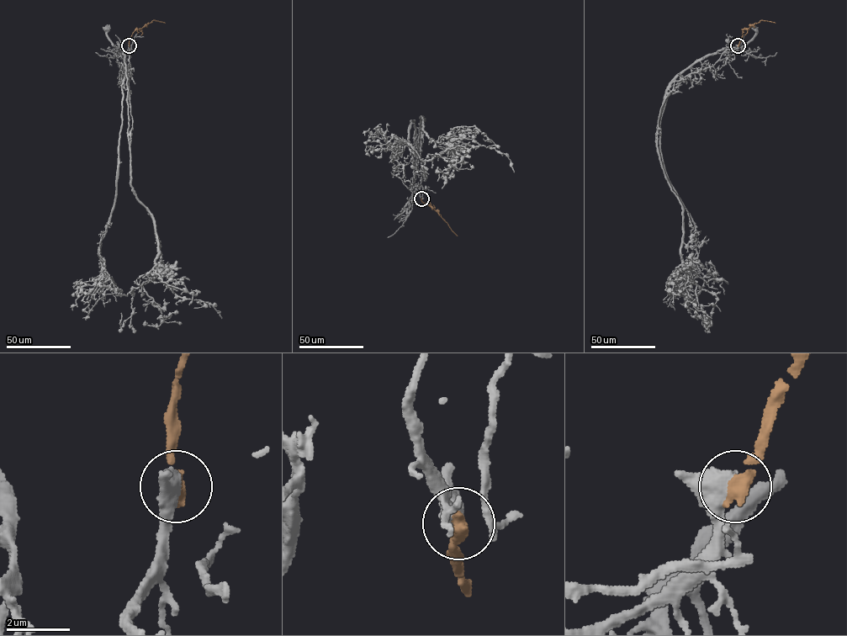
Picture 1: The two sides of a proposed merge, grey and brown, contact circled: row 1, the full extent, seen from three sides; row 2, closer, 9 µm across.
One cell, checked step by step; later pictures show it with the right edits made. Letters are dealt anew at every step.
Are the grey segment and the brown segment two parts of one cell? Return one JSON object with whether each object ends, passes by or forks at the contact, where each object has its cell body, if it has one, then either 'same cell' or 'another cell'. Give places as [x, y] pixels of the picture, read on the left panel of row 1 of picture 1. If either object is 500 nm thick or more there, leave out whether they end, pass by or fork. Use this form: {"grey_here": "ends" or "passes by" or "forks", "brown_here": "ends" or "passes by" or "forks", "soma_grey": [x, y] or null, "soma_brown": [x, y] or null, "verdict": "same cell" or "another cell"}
{"grey_here": "passes by", "brown_here": "ends", "soma_grey": null, "soma_brown": null, "verdict": "same cell"}

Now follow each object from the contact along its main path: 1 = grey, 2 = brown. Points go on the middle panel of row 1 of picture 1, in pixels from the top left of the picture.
1: (421, 198), (423, 118), (424, 132), (438, 142), (450, 141), (450, 147), (425, 161), (425, 177), (413, 164)
2: (421, 198), (457, 235)

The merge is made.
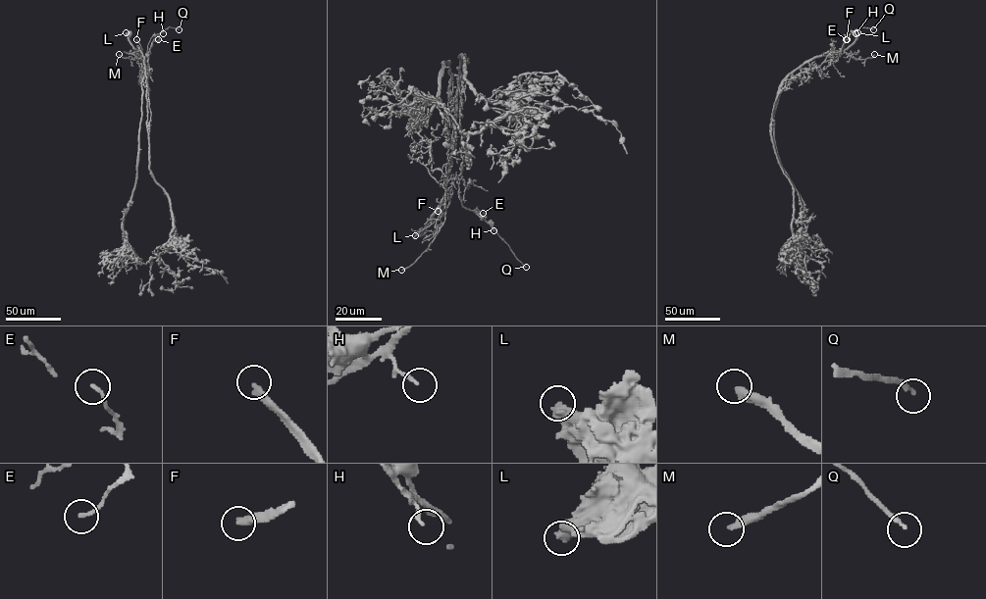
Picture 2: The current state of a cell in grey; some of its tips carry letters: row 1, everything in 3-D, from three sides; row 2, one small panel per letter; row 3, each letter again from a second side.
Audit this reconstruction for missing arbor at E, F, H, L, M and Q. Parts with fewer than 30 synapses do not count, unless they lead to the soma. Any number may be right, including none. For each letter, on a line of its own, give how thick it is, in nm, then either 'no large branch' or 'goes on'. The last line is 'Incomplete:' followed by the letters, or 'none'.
E: 160 nm thick; no large branch
F: 320 nm thick; goes on
H: 150 nm thick; no large branch
L: 500 nm thick; goes on
M: 320 nm thick; goes on
Q: 160 nm thick; no large branch
Incomplete: F, L, M

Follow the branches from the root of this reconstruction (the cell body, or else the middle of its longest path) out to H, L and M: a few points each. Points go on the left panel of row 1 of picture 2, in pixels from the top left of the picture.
H: (140, 119), (141, 82), (145, 74), (147, 79), (147, 45), (153, 35), (163, 33)
L: (140, 119), (144, 59), (126, 32)
M: (140, 119), (144, 58), (138, 51), (134, 59), (119, 54)

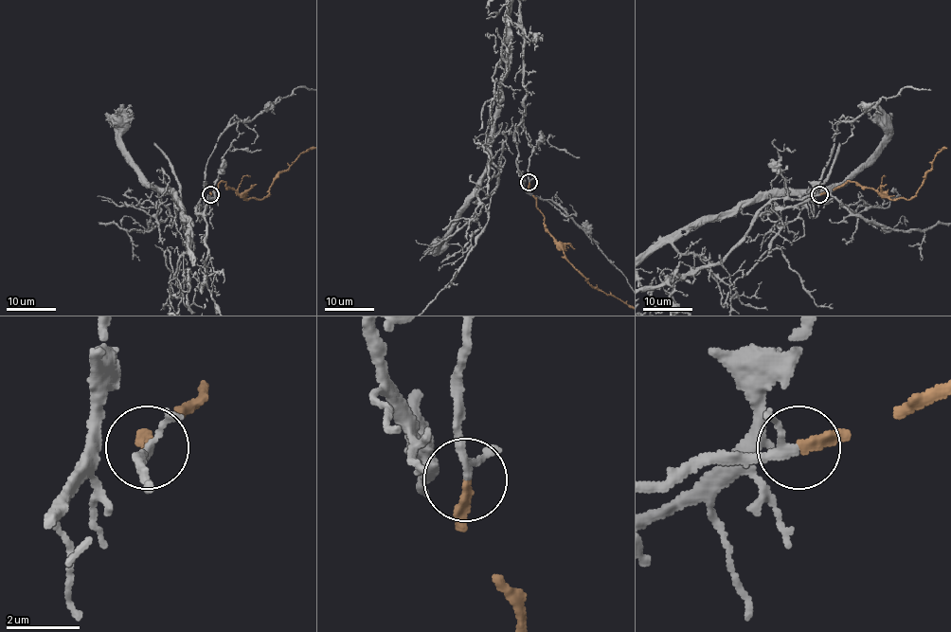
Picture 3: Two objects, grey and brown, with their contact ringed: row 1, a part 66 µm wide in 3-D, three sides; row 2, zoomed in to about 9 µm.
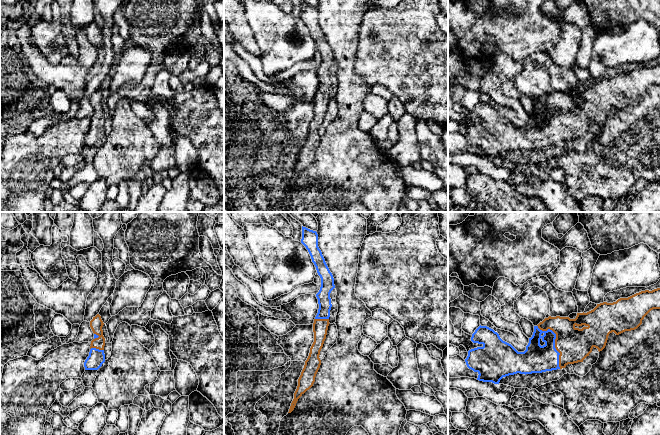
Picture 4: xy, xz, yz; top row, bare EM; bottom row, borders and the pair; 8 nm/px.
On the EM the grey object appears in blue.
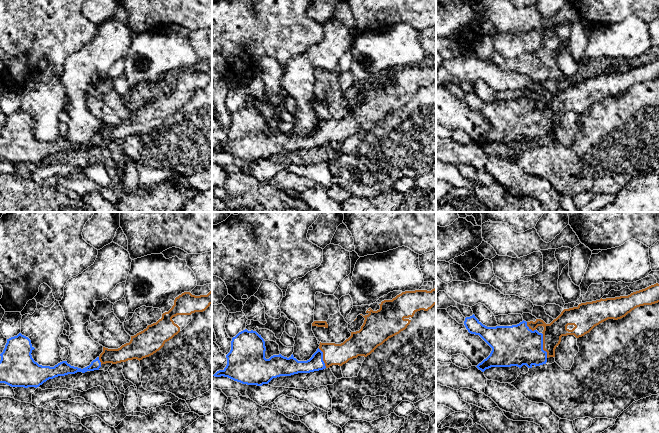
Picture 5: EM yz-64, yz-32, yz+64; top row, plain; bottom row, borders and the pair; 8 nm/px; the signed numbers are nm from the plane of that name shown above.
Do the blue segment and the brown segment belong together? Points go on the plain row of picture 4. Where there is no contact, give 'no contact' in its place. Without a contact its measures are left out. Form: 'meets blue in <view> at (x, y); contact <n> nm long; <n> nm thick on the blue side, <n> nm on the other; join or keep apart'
meets blue in yz at (554, 118); contact 400 nm long; 220 nm thick on the blue side, 280 nm on the other; join

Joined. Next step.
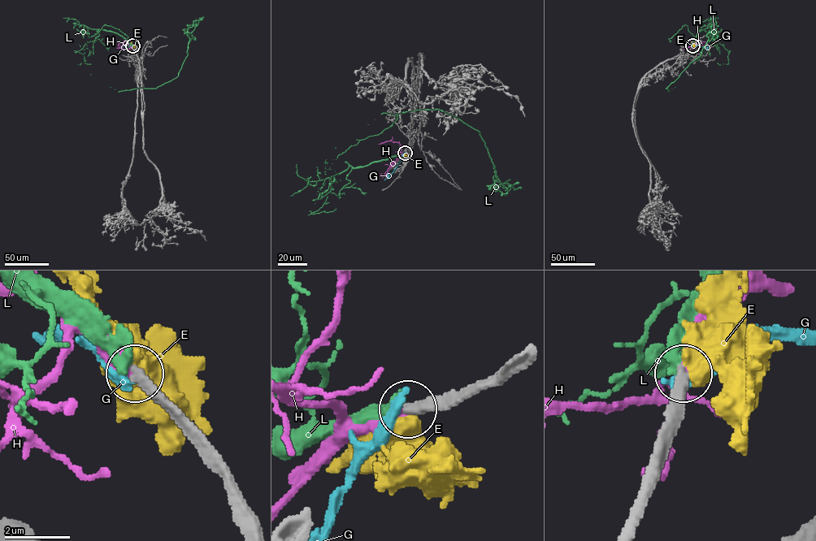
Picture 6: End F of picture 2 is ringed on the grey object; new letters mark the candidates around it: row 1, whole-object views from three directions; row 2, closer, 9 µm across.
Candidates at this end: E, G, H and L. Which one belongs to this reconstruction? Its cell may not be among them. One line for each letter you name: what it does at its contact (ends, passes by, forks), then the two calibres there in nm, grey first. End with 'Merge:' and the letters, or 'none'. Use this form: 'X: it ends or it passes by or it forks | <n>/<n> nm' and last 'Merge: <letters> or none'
H: it ends | 360/320 nm
Merge: H

